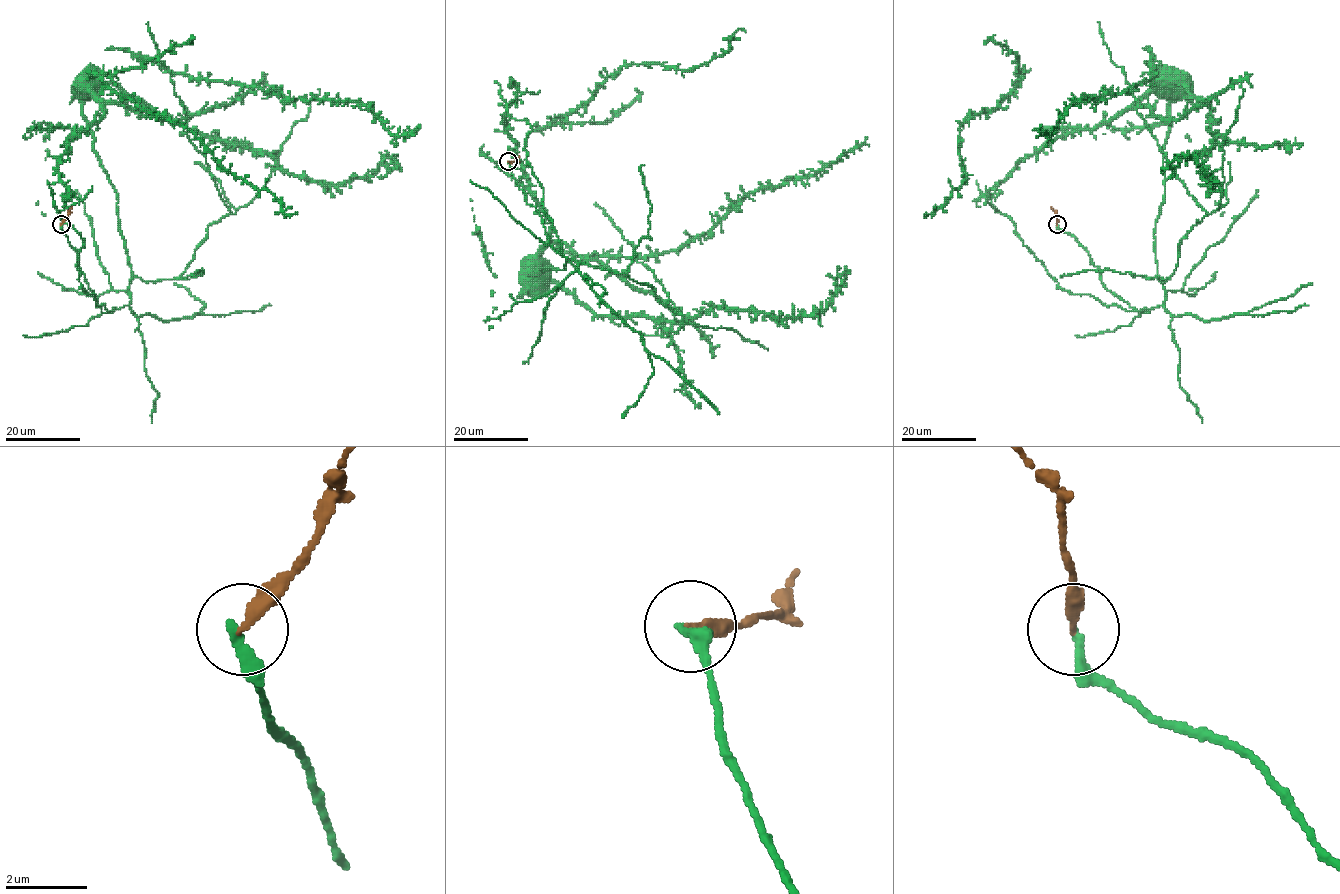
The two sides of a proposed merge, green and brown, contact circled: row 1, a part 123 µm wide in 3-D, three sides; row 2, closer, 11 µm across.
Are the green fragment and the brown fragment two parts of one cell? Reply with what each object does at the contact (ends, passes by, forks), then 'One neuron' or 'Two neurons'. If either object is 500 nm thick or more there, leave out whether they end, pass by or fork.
At the ring green ends. At the ring brown ends. Two neurons

